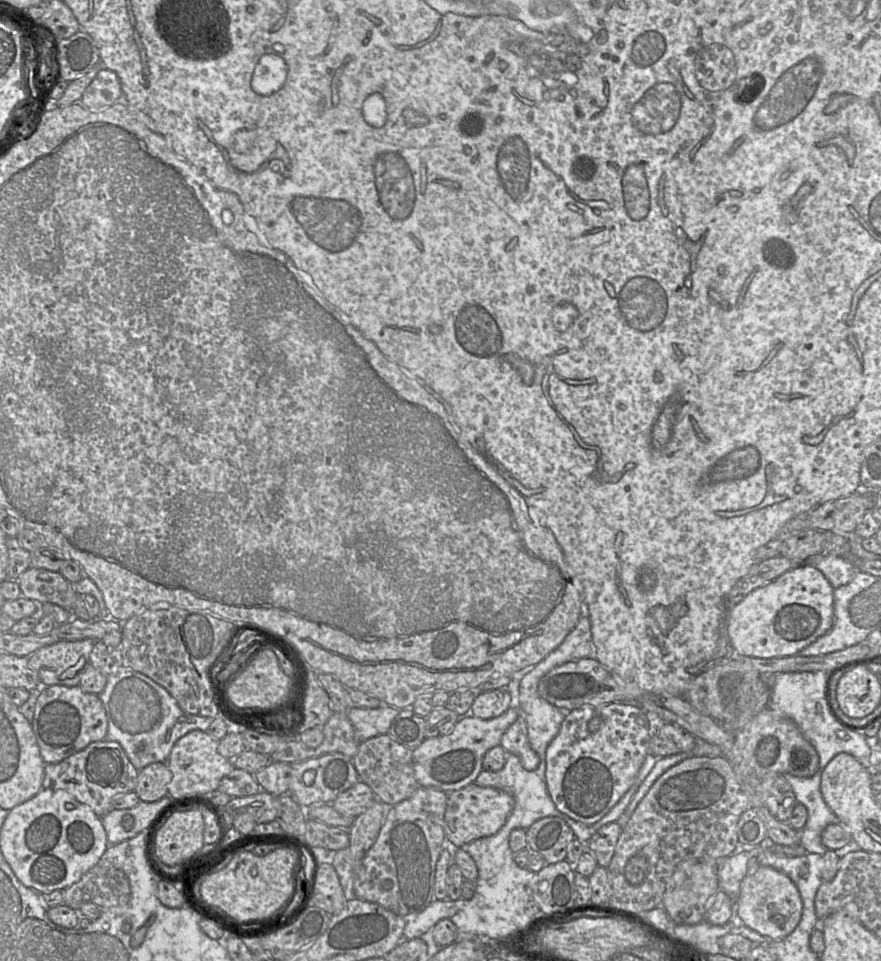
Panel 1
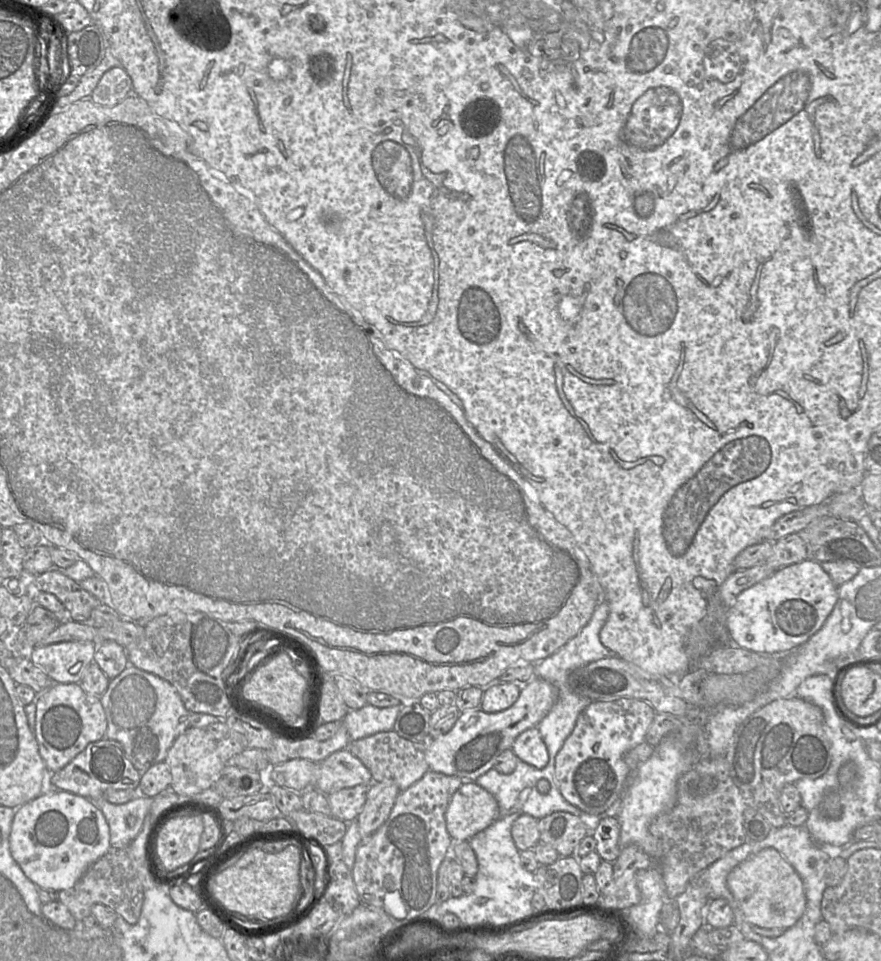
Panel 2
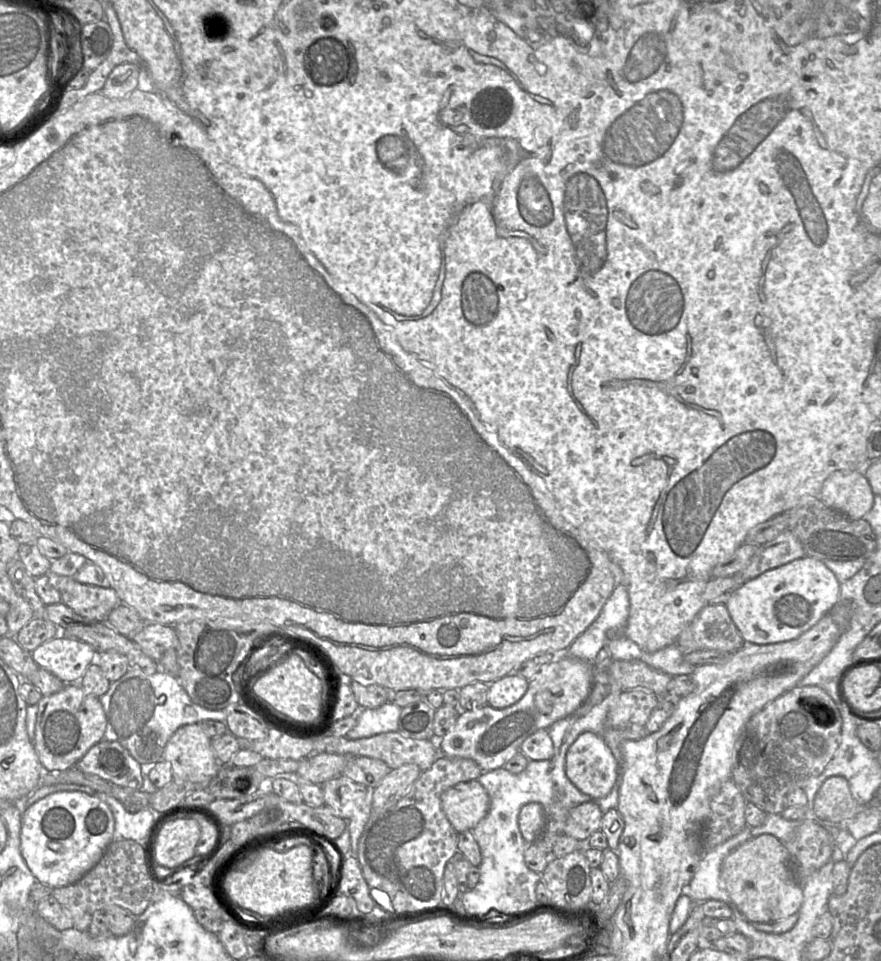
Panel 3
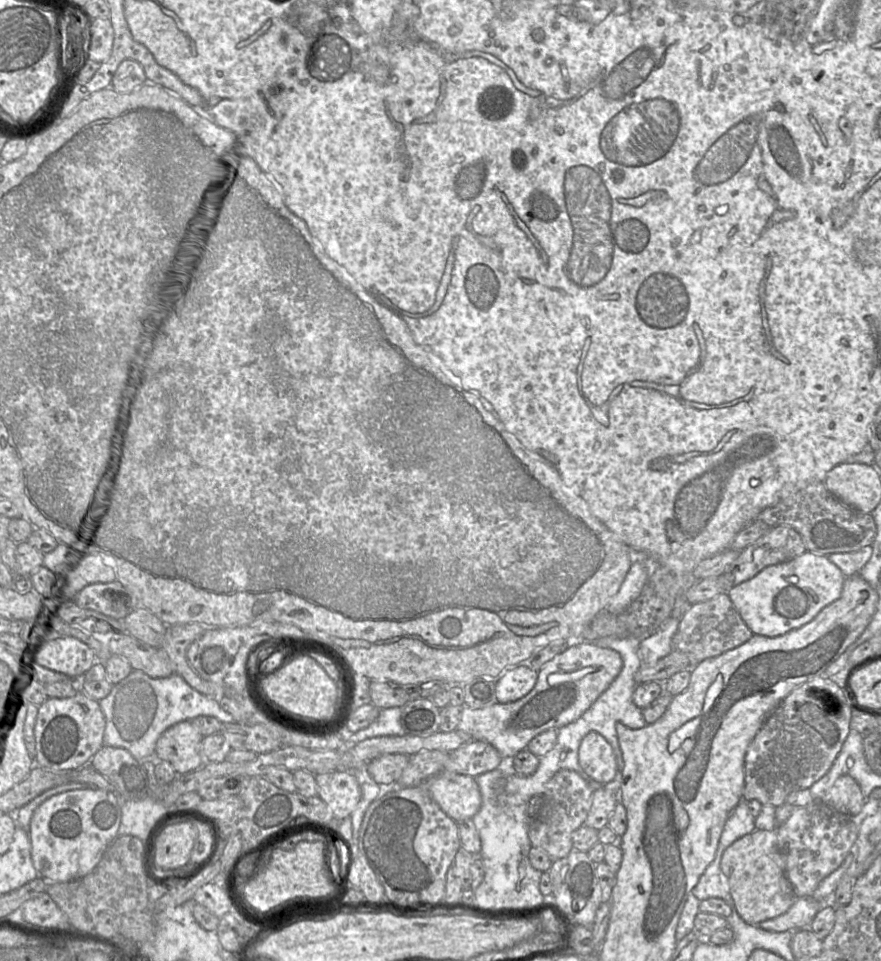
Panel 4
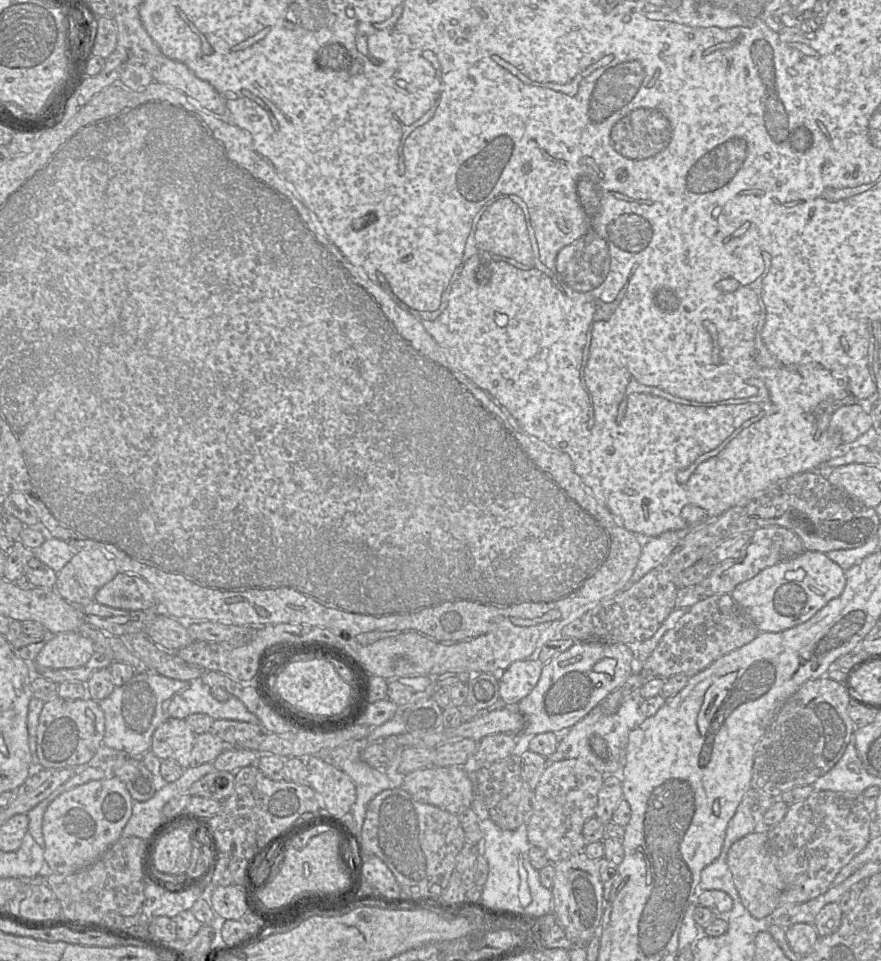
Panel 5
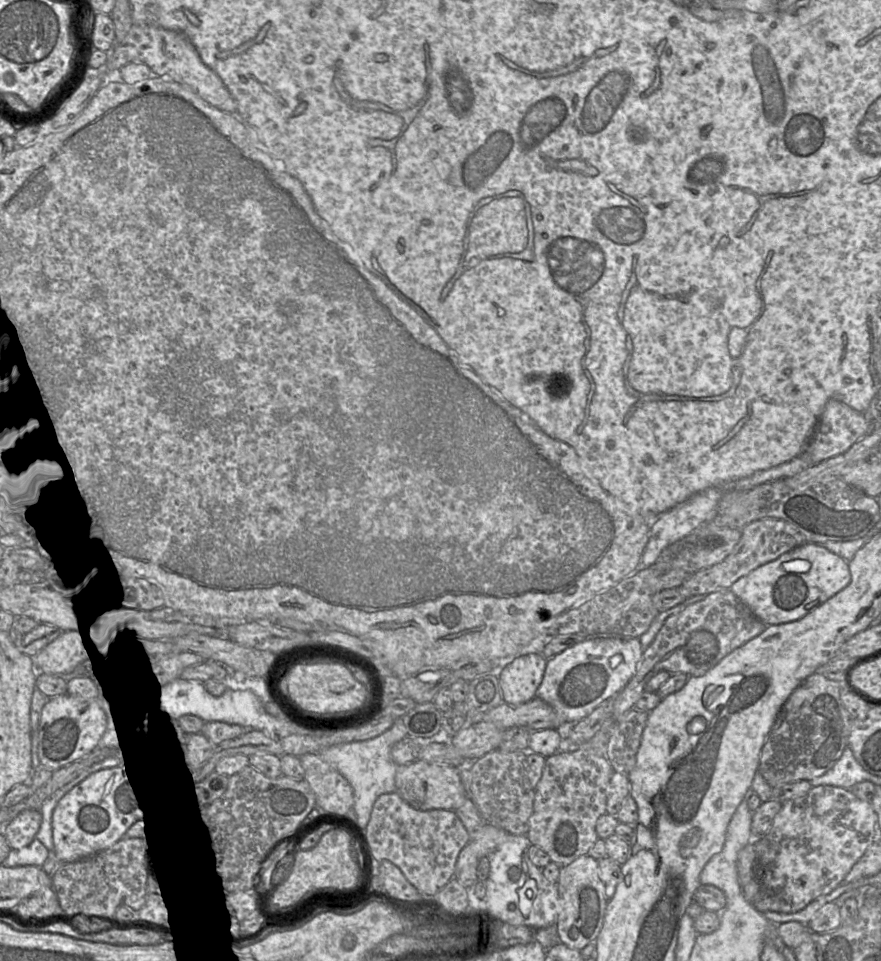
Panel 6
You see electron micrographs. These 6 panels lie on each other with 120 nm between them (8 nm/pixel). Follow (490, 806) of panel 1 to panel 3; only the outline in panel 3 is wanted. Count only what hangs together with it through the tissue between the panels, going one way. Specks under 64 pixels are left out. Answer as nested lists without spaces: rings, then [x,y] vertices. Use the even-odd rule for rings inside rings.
[[[477,781],[458,783],[441,794],[442,809],[457,833],[473,830],[487,815],[490,797]]]

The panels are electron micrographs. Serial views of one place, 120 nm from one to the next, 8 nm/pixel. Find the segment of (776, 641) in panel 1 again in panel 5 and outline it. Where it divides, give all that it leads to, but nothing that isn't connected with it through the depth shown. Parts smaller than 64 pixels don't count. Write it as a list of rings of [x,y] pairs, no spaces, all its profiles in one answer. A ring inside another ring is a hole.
[[[804,551],[800,555],[762,570],[732,591],[731,596],[755,622],[760,632],[781,632],[808,621],[829,601],[838,597],[846,585],[845,571],[825,553]]]

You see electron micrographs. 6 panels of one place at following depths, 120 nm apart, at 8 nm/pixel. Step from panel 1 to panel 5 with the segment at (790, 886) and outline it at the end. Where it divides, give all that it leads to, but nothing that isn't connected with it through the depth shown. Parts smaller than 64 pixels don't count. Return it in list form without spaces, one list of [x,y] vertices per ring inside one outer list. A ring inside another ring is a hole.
[[[753,832],[736,841],[728,851],[727,864],[744,907],[755,919],[764,919],[780,904],[783,881],[768,848],[768,832]]]

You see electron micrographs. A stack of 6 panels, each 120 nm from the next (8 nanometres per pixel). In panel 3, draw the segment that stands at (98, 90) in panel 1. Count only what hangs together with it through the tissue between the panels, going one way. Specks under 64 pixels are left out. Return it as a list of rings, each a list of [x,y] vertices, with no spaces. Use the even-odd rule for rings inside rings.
[[[134,64],[117,65],[109,74],[101,93],[110,99],[123,99],[137,89],[140,68]]]

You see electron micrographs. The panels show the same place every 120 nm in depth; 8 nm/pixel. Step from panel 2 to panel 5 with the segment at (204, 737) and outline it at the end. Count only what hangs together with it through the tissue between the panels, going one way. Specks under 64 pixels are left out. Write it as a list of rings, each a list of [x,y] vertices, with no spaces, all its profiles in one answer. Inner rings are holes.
[[[169,719],[164,723],[162,723],[153,733],[150,750],[161,760],[168,759],[168,758],[174,759],[179,763],[179,765],[183,769],[186,769],[193,765],[199,765],[199,764],[193,764],[193,746],[194,746],[195,738],[196,738],[195,732],[187,724],[187,721],[185,719]]]

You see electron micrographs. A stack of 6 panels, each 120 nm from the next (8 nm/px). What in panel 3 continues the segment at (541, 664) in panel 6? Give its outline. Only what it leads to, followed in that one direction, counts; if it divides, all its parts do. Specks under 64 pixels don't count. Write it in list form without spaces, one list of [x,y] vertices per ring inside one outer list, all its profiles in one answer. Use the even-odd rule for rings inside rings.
[[[507,675],[492,682],[488,691],[488,705],[496,709],[507,708],[517,703],[527,692],[529,680]]]

